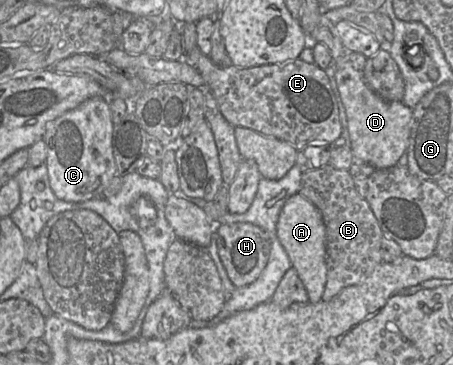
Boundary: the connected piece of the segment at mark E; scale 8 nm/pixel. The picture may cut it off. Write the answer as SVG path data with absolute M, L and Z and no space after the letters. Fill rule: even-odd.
M197 46L184 53L182 59L199 71L215 97L221 114L234 127L246 127L262 135L286 141L297 150L310 144L333 143L341 137L342 124L330 80L324 69L314 63L309 64L298 58L286 63L250 68L221 66L203 54Z

